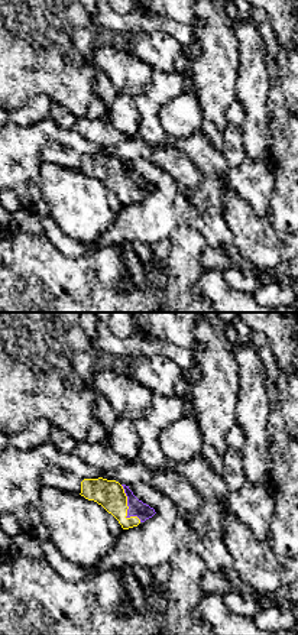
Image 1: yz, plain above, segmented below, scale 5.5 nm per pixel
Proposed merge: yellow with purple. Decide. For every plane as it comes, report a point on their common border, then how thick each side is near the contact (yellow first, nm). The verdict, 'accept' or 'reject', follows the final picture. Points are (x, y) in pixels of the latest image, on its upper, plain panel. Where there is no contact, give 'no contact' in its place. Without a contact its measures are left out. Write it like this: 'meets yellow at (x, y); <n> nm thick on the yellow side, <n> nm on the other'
meets yellow at (128, 182); 160 nm thick on the yellow side, 100 nm on the other

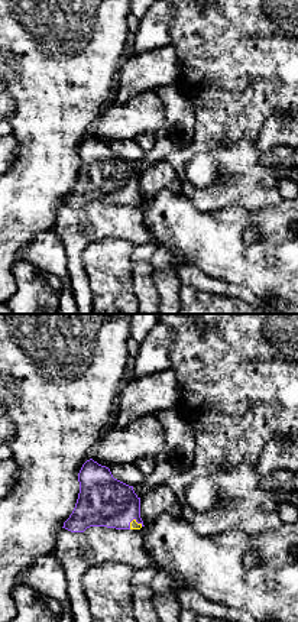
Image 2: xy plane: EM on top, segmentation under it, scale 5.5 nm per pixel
meets yellow at (135, 197); 50 nm thick on the yellow side, 280 nm on the other

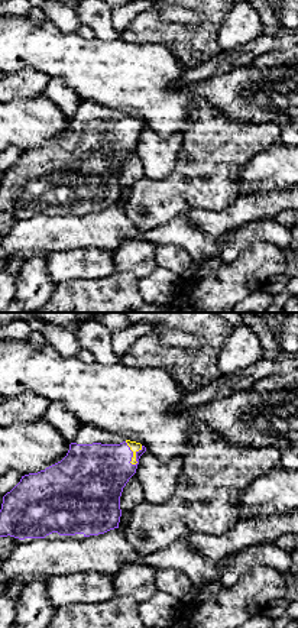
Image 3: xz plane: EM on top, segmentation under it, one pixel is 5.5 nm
meets yellow at (133, 129); 50 nm thick on the yellow side, 360 nm on the other

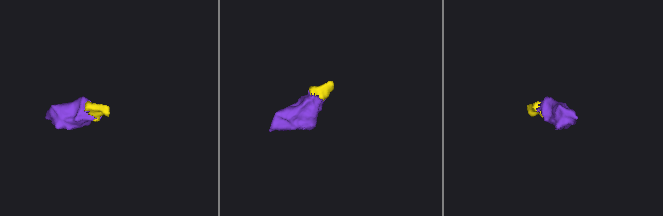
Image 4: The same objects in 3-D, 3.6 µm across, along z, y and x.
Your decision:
accept

